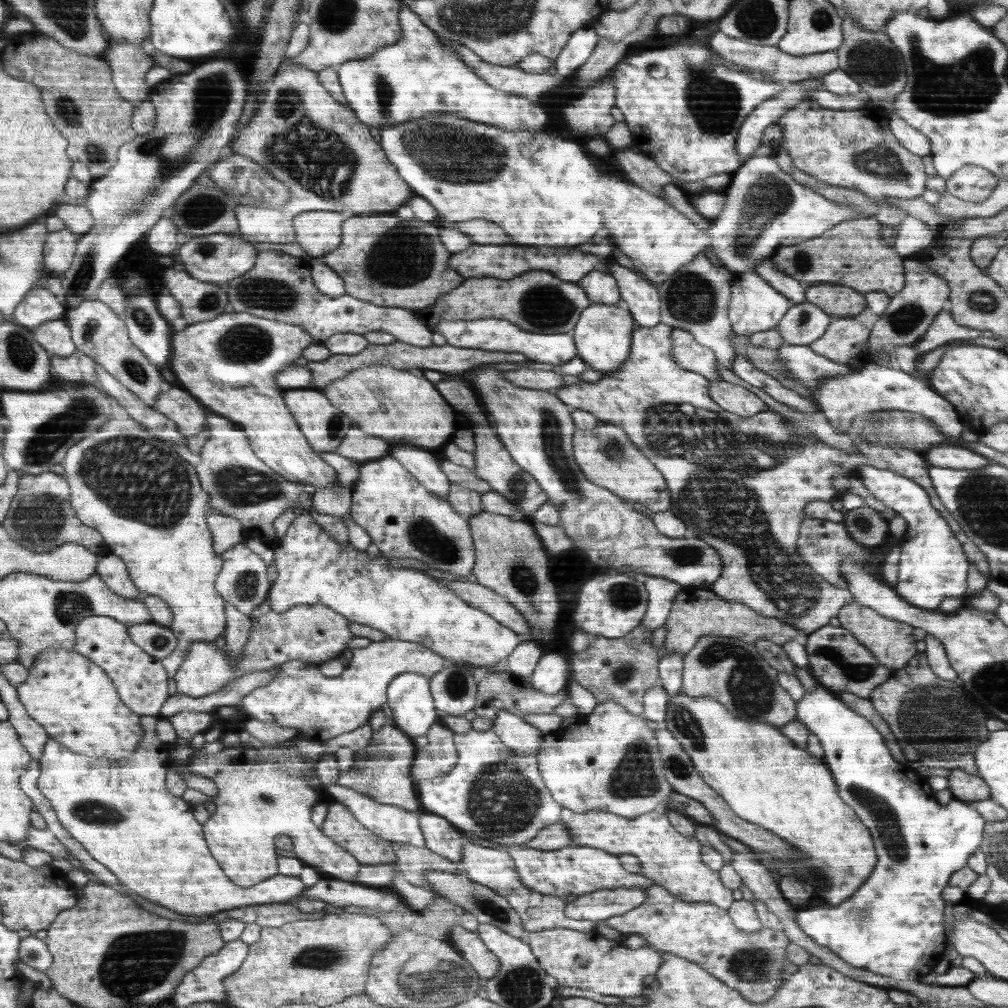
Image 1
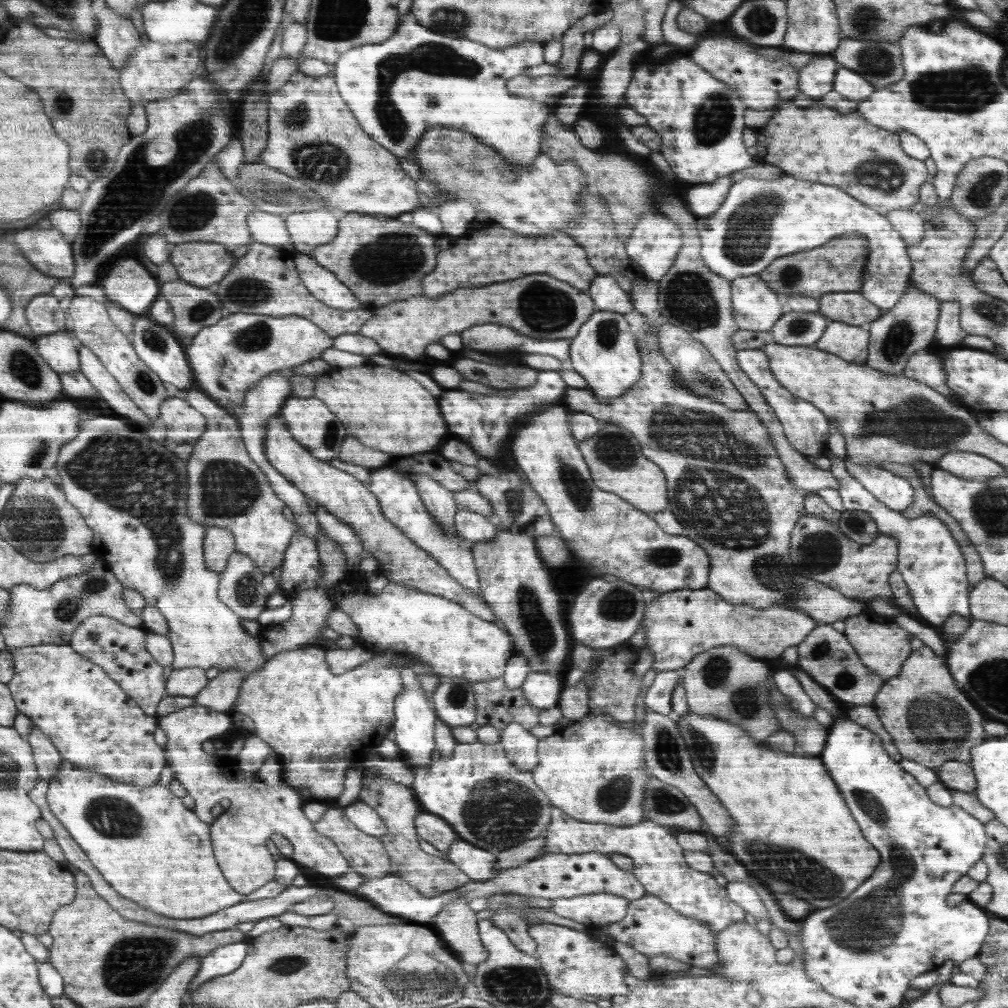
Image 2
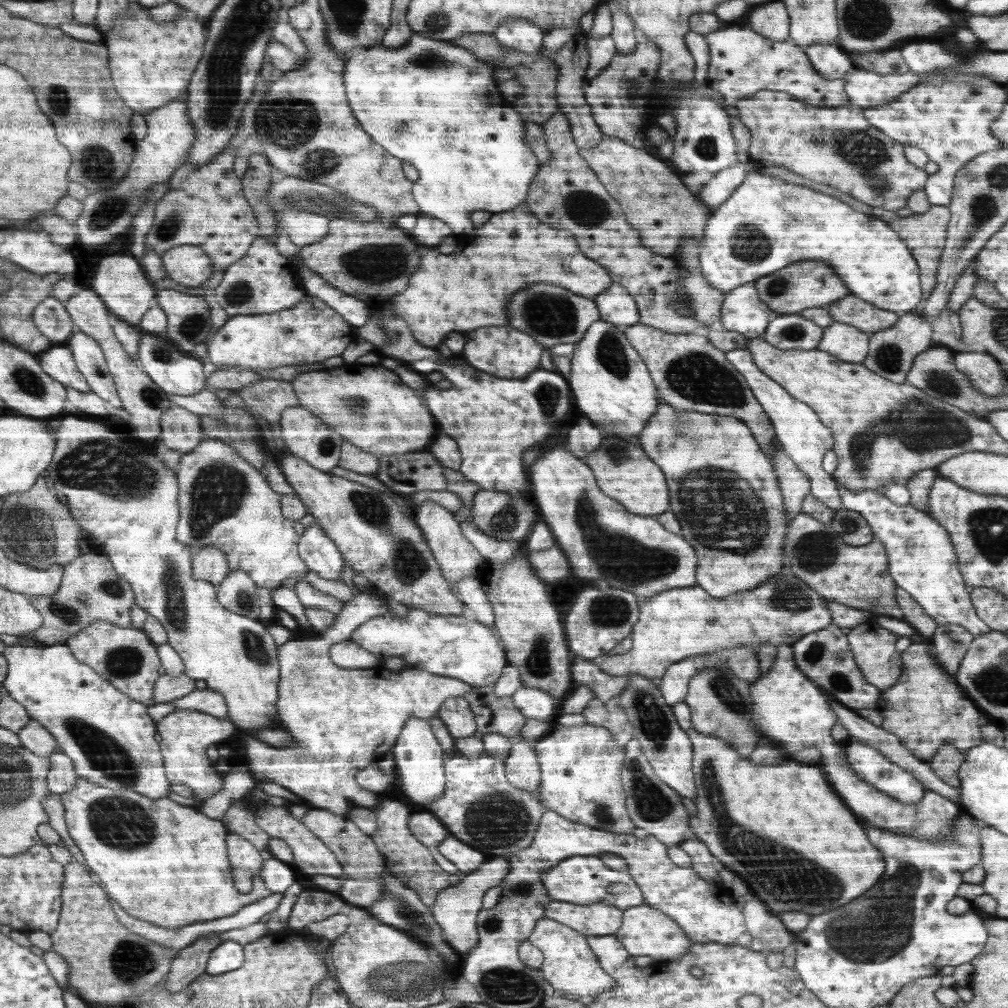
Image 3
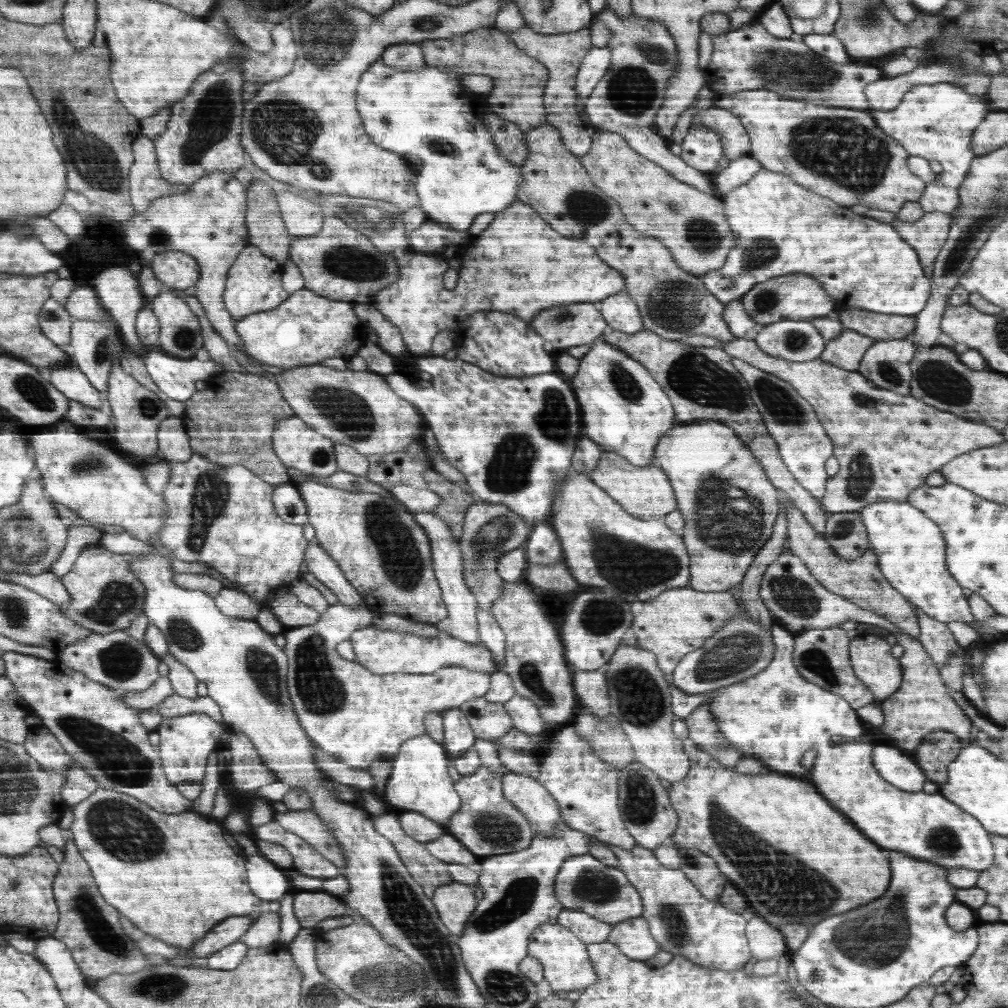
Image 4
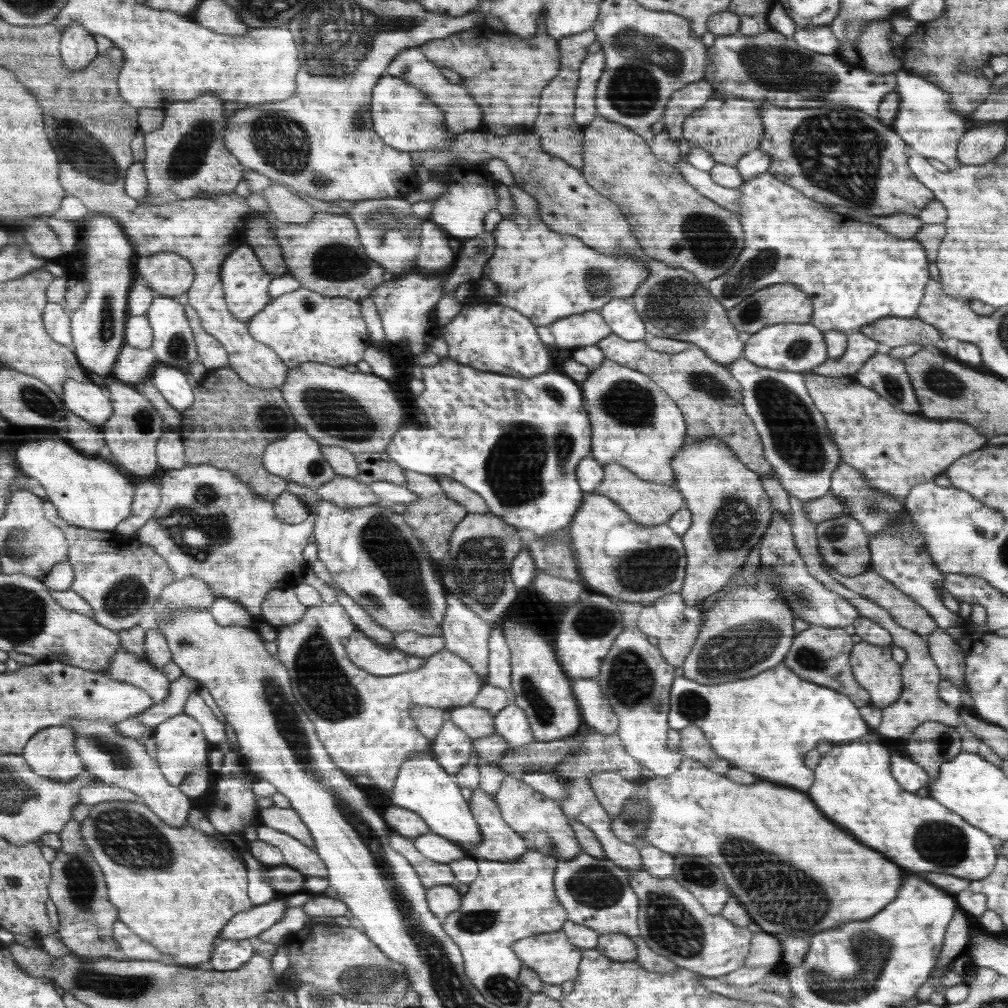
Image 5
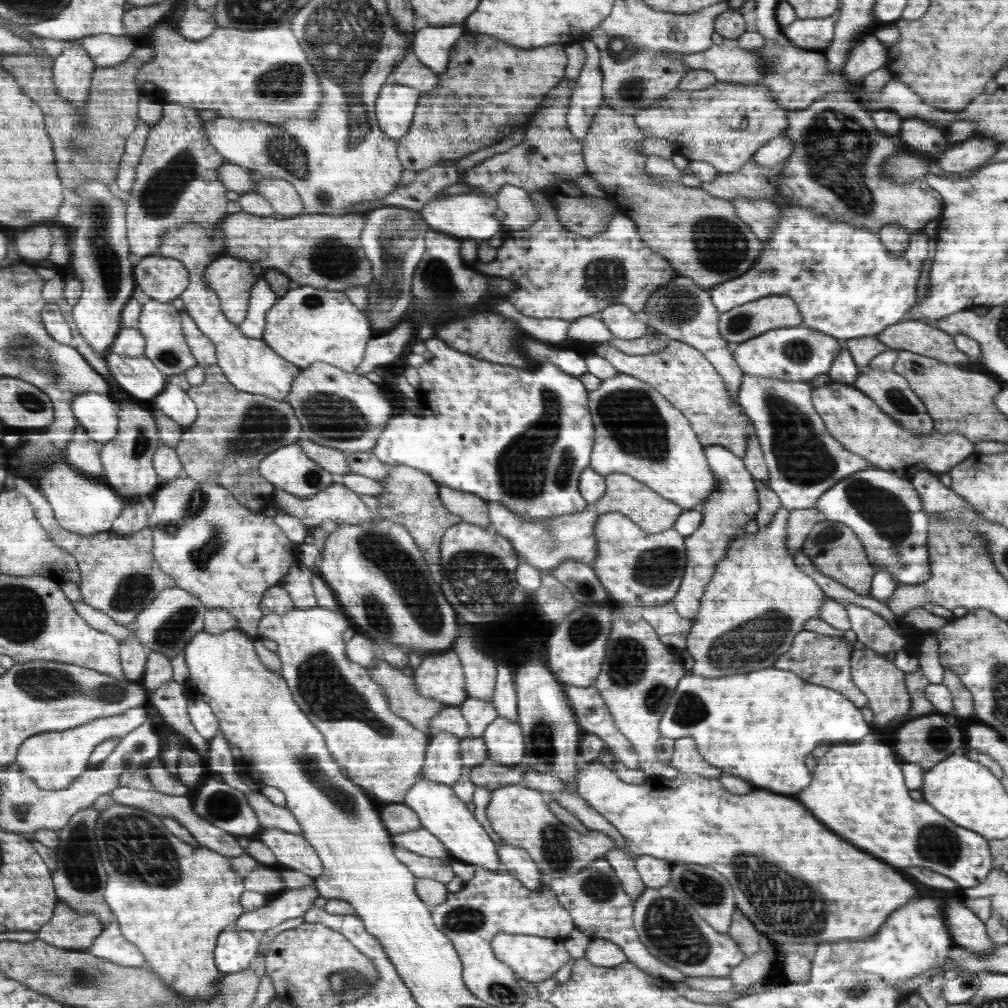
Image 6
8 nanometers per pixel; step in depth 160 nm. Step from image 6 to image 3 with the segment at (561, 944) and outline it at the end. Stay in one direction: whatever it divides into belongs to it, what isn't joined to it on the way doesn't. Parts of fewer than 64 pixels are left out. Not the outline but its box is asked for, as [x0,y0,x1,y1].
[527,917,615,998]

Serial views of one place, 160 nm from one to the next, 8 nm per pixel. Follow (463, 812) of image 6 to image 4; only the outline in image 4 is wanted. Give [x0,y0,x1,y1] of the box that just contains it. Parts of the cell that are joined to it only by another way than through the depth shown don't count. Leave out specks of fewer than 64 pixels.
[384,734,460,828]

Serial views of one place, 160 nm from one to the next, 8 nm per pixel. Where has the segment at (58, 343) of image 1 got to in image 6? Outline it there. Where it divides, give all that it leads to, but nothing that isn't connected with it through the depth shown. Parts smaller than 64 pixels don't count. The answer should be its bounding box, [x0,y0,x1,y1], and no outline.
[71,392,119,446]

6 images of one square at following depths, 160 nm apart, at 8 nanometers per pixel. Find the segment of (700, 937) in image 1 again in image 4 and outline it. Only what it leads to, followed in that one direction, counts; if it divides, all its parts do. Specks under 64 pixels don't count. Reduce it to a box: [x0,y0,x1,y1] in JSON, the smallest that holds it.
[607,915,661,961]

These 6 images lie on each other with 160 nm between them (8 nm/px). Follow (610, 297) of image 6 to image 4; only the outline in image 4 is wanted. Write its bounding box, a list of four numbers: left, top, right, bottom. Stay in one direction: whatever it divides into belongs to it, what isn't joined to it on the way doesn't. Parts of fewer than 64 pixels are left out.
[373,199,627,356]

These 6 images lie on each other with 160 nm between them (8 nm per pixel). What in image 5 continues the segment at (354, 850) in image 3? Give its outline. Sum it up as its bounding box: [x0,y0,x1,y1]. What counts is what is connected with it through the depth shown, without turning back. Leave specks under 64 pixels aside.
[258,805,314,848]

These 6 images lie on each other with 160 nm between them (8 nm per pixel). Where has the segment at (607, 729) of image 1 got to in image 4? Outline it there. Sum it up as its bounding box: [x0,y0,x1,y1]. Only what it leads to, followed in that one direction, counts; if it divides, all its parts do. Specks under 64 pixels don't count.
[538,726,637,850]

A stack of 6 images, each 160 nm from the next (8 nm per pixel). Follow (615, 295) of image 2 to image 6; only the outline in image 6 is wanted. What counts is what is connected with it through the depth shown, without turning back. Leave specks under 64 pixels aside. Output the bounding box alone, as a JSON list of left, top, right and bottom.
[594,305,648,340]

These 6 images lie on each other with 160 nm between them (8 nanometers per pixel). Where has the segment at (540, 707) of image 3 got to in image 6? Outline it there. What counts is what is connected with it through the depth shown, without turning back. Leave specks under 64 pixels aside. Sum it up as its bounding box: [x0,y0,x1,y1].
[481,718,524,768]

